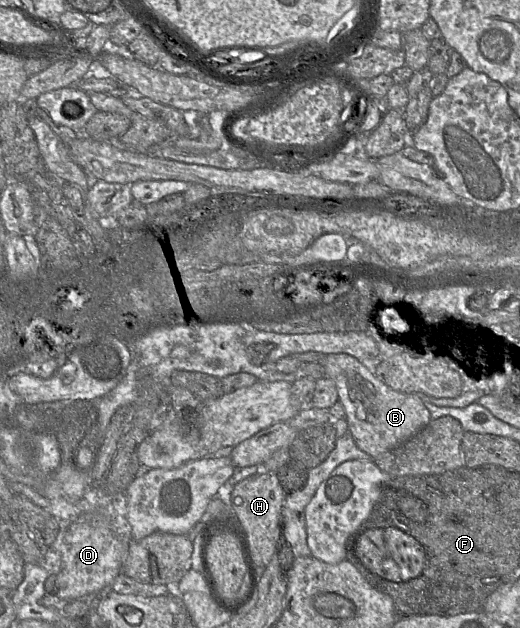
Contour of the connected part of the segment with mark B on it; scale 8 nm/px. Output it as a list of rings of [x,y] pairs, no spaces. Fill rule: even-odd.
[[[346,353],[323,354],[324,375],[336,385],[338,400],[343,405],[357,447],[378,458],[401,446],[431,422],[431,414],[415,393],[393,390],[371,373],[357,358]]]

